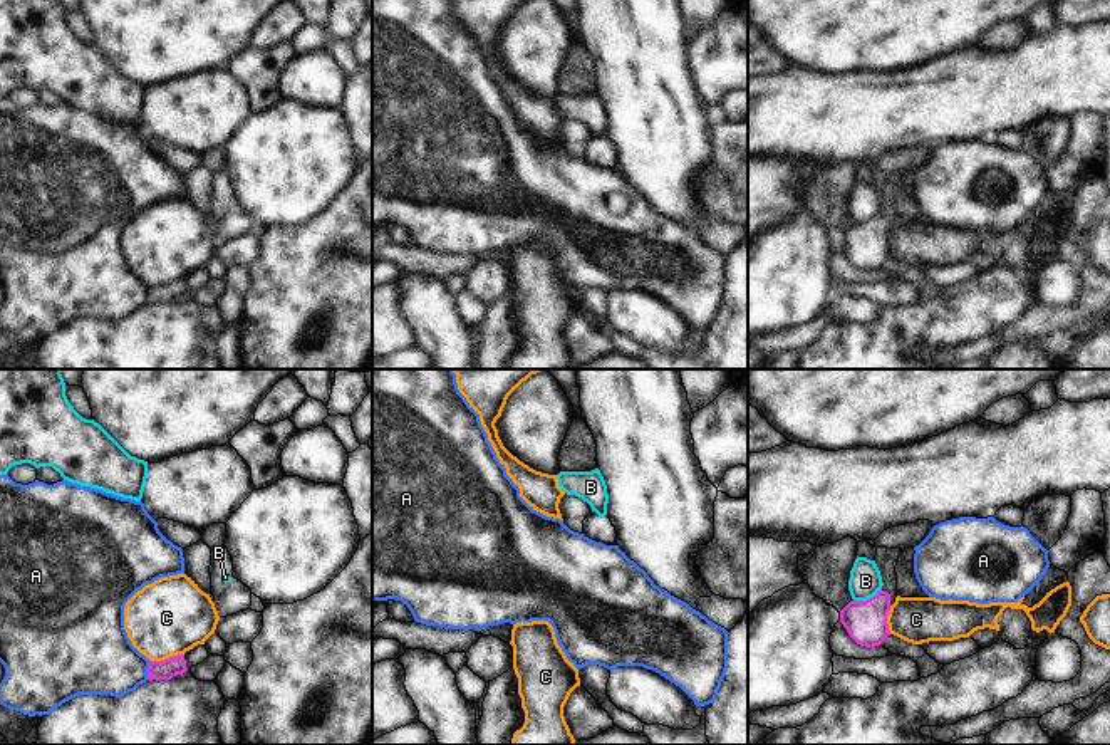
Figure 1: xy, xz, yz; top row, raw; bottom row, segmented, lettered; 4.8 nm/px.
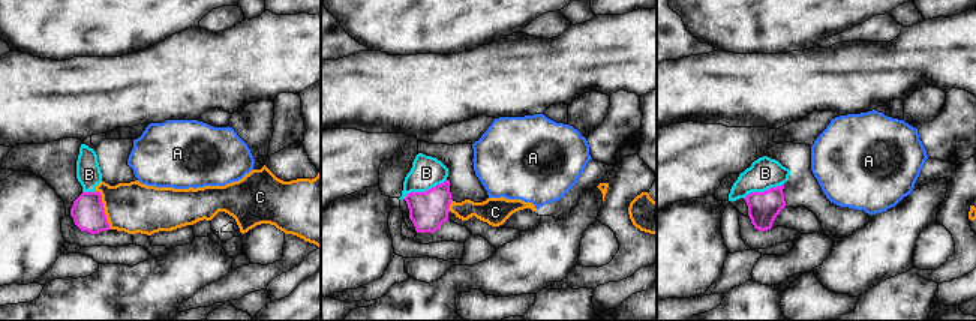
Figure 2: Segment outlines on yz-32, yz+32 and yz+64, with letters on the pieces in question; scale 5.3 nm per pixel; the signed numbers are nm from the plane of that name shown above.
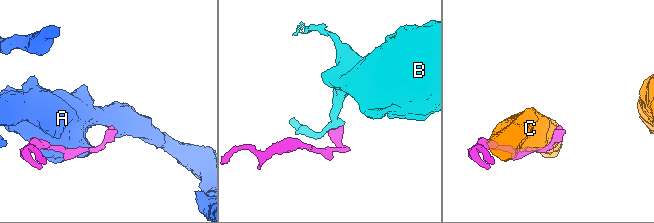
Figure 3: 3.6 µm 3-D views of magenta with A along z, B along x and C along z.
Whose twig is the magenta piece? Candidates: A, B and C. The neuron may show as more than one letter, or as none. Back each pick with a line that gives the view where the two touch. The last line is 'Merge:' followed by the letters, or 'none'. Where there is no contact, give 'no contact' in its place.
Merge: none

